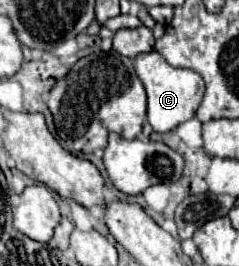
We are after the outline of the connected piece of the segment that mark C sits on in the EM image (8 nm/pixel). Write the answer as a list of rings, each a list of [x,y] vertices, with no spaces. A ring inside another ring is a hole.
[[[156,50],[138,54],[134,58],[134,68],[148,94],[148,122],[154,132],[170,132],[182,122],[196,116],[196,110],[204,96],[204,80],[198,72],[170,66]]]

